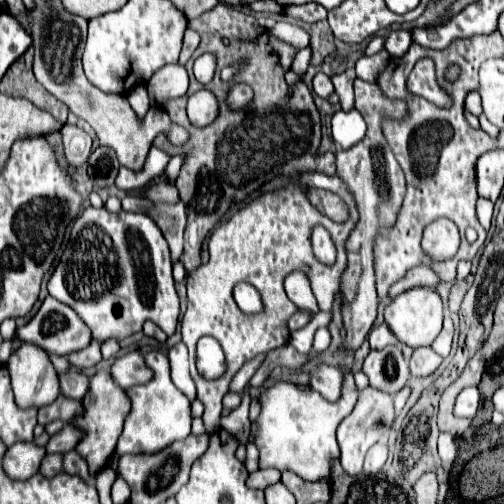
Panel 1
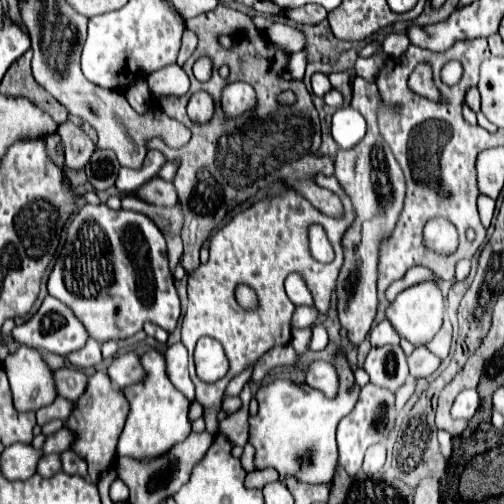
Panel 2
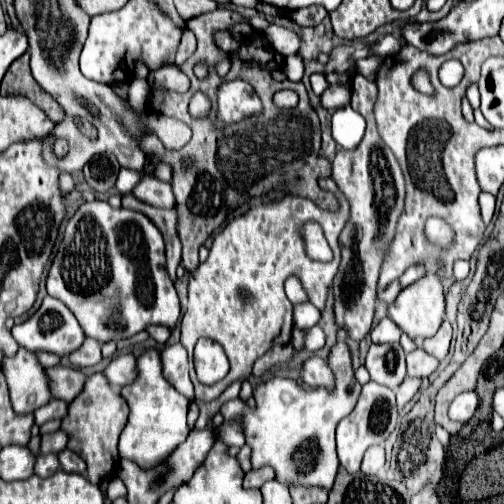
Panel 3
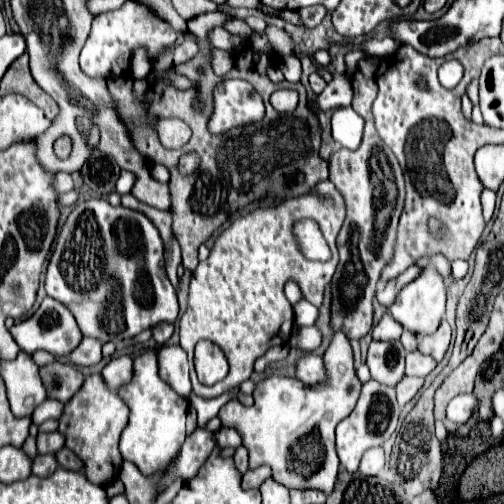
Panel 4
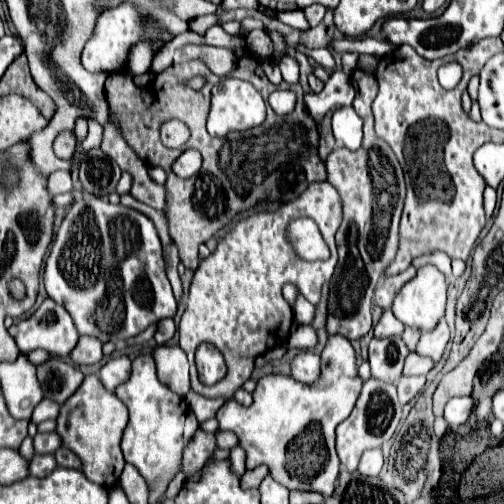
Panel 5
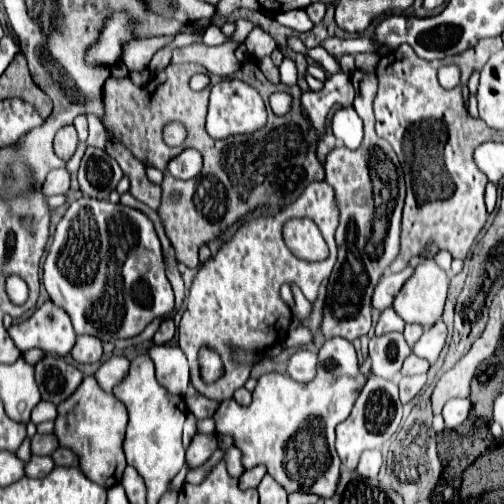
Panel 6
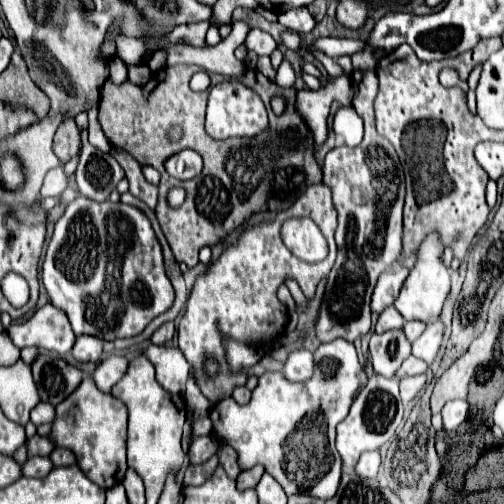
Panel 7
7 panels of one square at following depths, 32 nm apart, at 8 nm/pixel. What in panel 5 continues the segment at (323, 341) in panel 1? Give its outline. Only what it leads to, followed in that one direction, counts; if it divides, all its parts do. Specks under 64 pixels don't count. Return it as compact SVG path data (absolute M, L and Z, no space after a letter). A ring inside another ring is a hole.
M298 326L294 332L290 332L288 348L312 348L316 346L316 332L310 326Z

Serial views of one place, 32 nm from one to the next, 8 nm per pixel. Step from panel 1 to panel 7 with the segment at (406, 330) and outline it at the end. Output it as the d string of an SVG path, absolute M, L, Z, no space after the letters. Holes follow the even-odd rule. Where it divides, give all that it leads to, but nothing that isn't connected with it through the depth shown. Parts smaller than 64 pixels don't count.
M432 232L432 236L426 236L424 244L420 244L420 248L416 252L416 264L410 270L406 282L402 284L400 296L394 302L394 306L406 320L430 322L432 316L436 316L436 318L440 316L442 304L450 292L450 270L444 266L442 254L444 254L444 244L440 242L438 232Z

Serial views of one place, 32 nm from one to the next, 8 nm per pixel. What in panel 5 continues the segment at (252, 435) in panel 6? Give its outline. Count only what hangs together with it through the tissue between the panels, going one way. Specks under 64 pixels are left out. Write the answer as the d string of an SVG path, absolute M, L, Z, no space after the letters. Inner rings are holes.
M344 336L328 338L320 354L320 368L320 376L314 384L300 384L292 376L282 374L262 376L252 392L254 402L248 408L230 398L216 412L216 420L218 430L228 430L238 436L238 444L246 452L248 470L266 464L270 468L270 476L288 490L320 492L322 496L332 496L340 466L338 454L334 450L334 428L350 416L364 380L358 376L354 348ZM292 418L298 420L296 428L300 430L298 440L304 440L304 456L288 456L288 440L292 442Z

